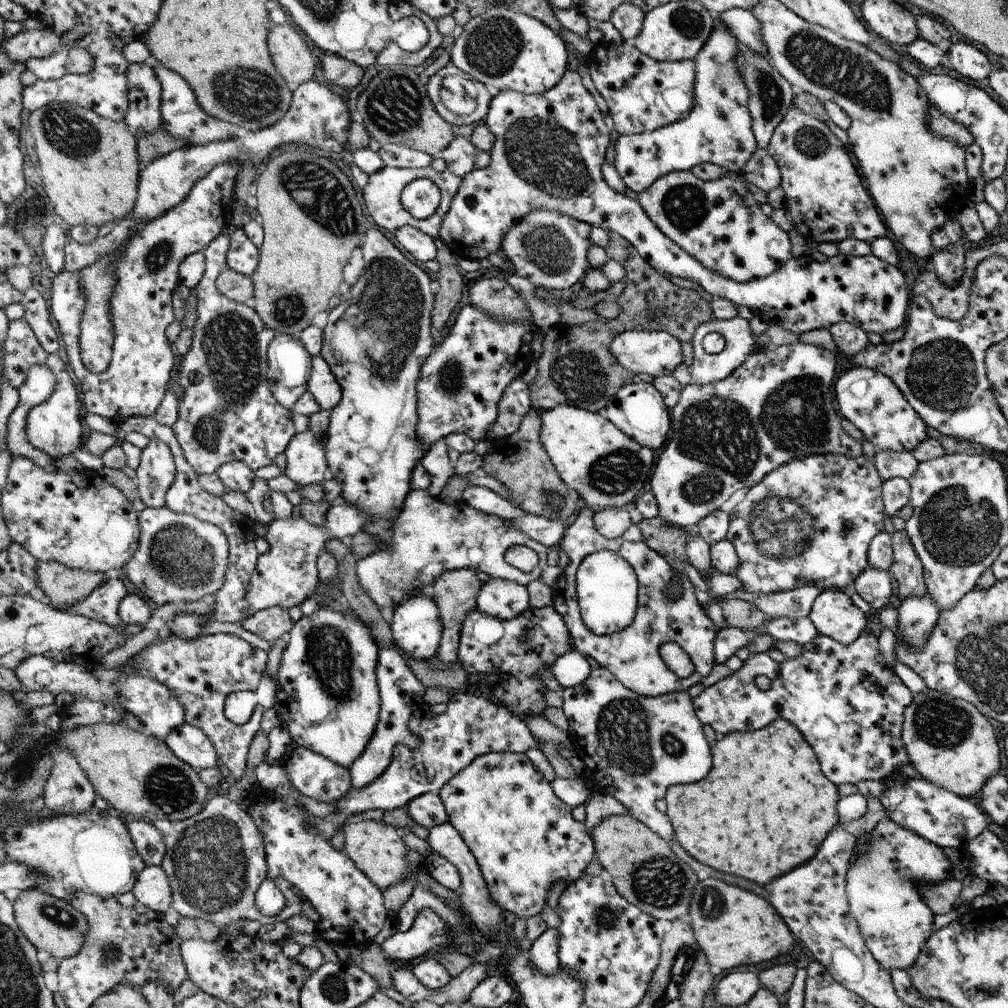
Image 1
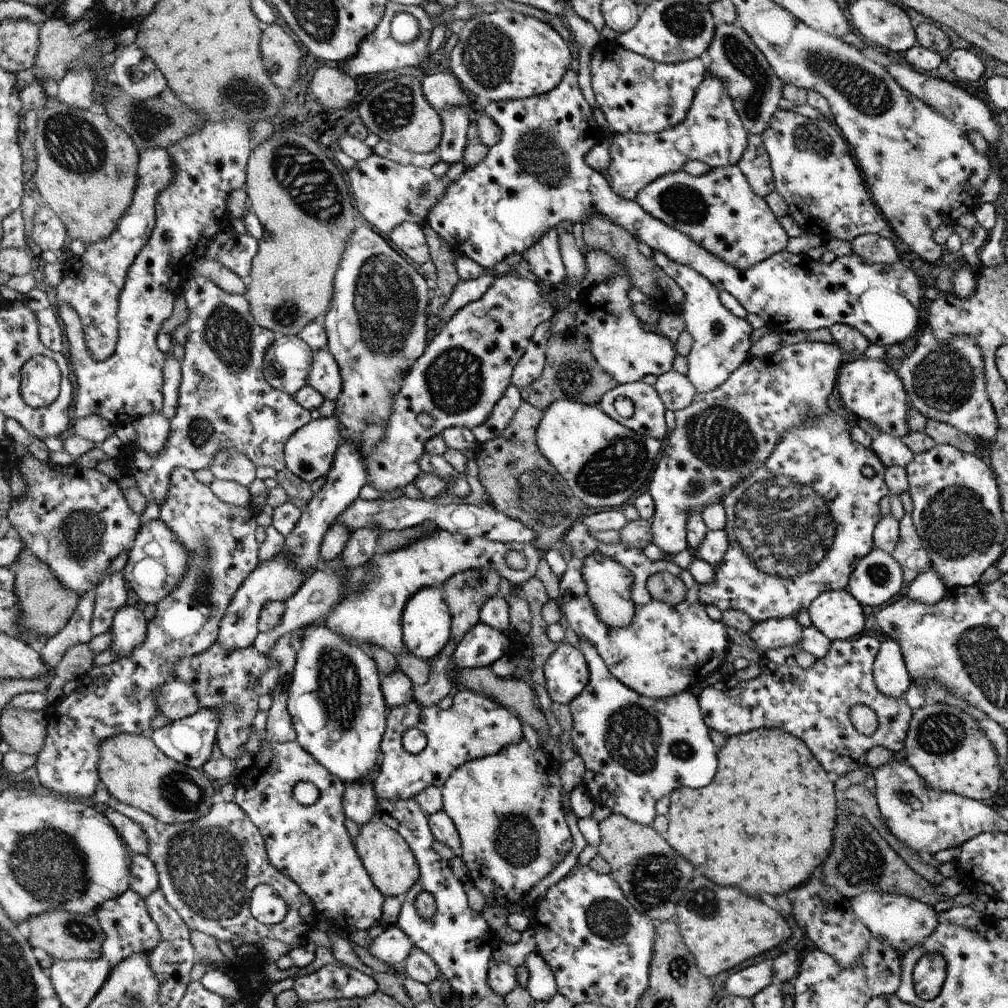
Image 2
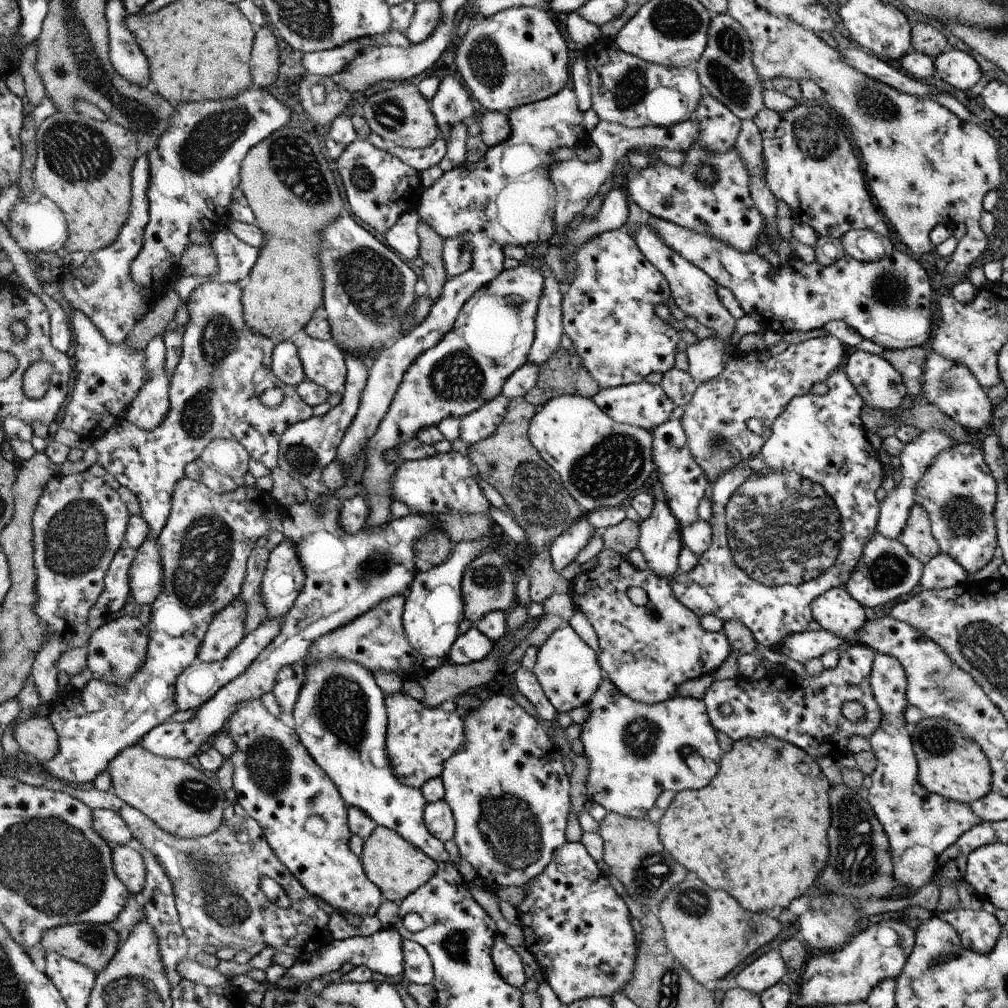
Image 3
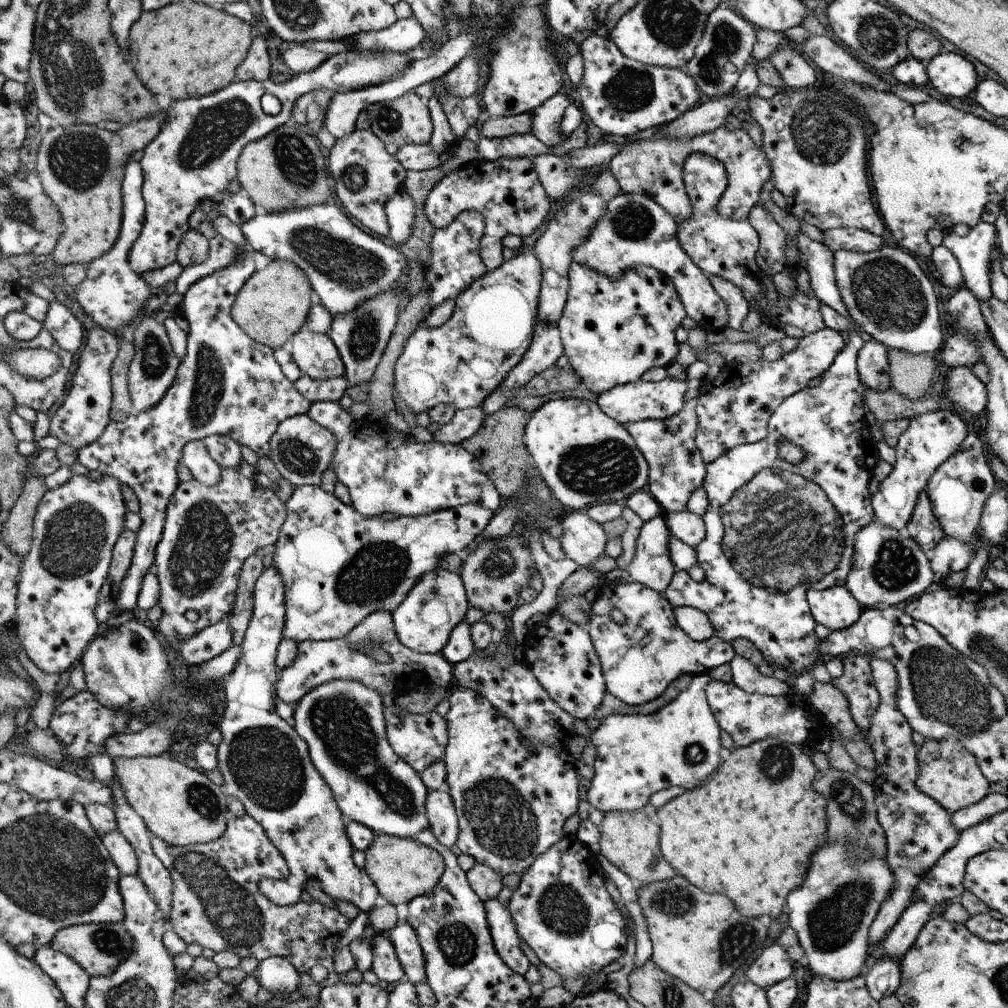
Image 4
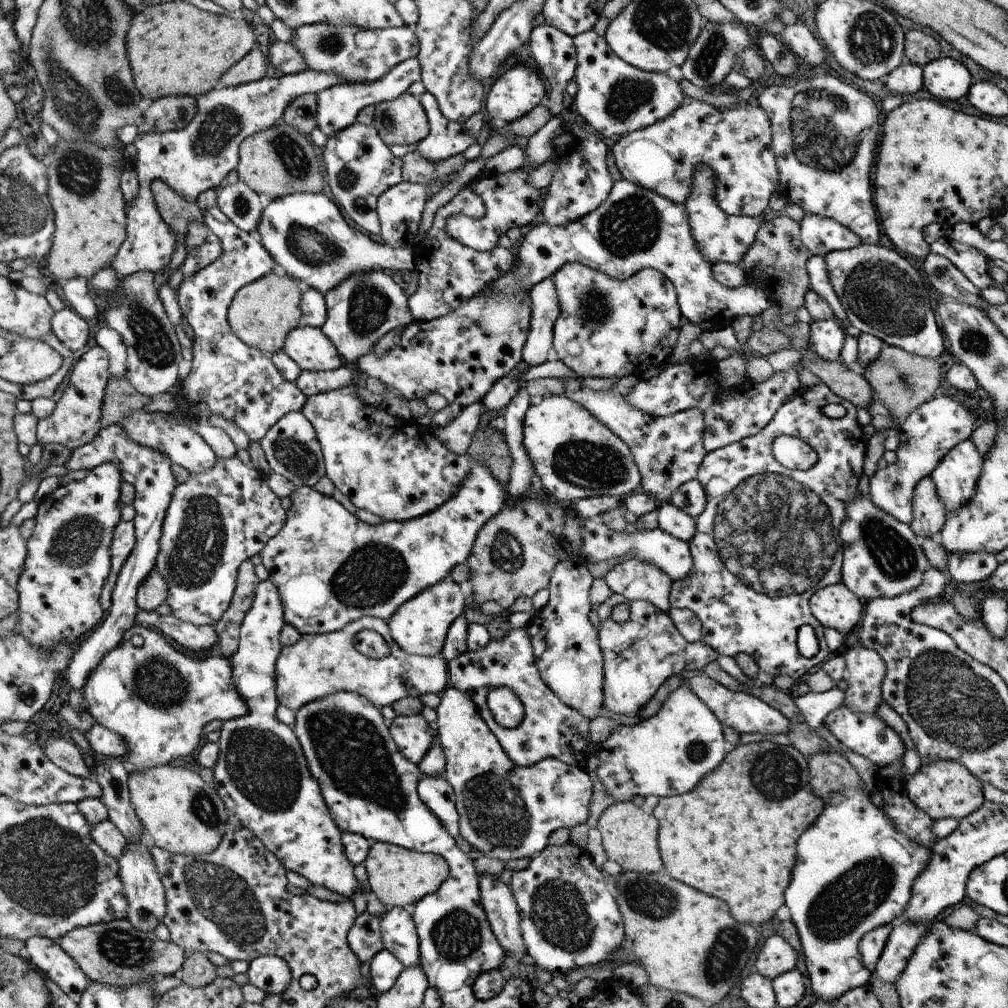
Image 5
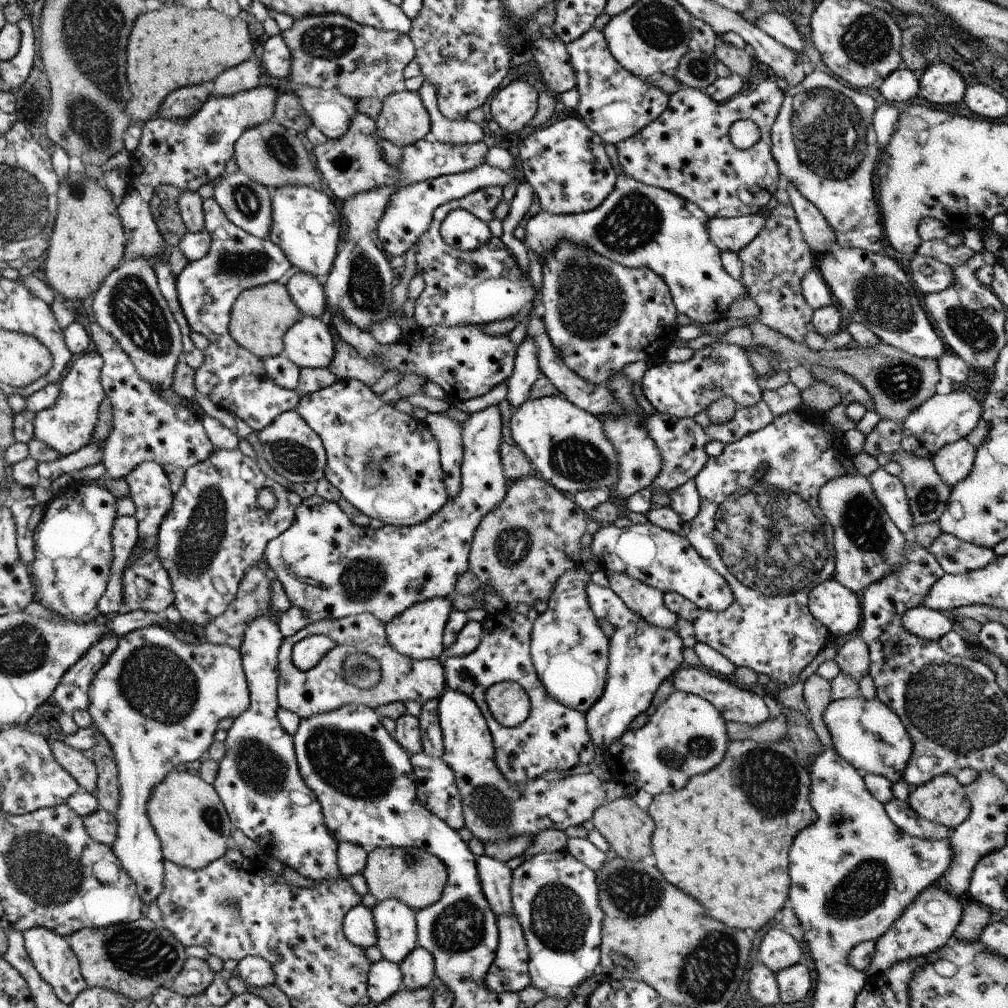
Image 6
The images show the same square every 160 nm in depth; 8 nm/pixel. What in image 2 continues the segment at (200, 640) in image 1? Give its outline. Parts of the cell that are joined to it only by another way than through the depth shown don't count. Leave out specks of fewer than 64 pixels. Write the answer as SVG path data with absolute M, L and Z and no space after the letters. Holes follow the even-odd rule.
M214 643L199 655L180 659L175 668L178 682L195 690L200 709L219 711L220 720L216 744L224 757L236 760L244 754L244 744L250 738L250 726L258 712L258 693L255 692L259 678L271 667L271 658L261 653L253 644L245 649L227 649L222 643Z

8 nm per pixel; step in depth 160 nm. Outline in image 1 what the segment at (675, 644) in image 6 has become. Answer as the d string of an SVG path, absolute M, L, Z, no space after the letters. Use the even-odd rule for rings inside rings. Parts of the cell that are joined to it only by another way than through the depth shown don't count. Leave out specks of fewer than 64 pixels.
M586 504L579 510L577 517L574 517L566 526L566 531L560 544L561 548L567 552L570 562L566 568L563 568L563 572L551 587L553 590L552 605L556 609L556 612L559 612L560 616L563 616L563 619L566 621L576 651L583 653L585 657L591 656L598 662L600 667L610 670L622 684L632 689L632 692L639 693L640 696L645 697L659 697L667 695L668 693L679 693L682 692L682 690L688 690L692 684L698 684L698 682L701 682L702 679L706 679L707 676L711 674L712 667L716 664L714 642L721 628L720 624L716 624L716 620L712 620L712 616L708 616L708 608L704 608L704 604L696 598L696 590L700 592L700 588L696 588L696 584L692 584L686 574L678 575L668 560L660 553L657 553L655 549L650 548L645 542L635 543L626 541L622 537L608 539L600 534L594 525L594 512ZM598 551L612 551L620 554L622 558L629 560L630 564L634 566L639 580L638 610L634 623L632 623L631 626L623 628L622 631L605 635L597 635L586 629L586 626L584 626L580 618L576 598L576 571L578 570L578 565L588 554ZM674 576L679 576L679 588L681 589L680 596L675 599L670 598L667 593L669 582ZM664 643L679 644L682 650L688 654L694 667L693 673L689 677L683 679L668 670L668 667L664 664L659 653L659 648Z

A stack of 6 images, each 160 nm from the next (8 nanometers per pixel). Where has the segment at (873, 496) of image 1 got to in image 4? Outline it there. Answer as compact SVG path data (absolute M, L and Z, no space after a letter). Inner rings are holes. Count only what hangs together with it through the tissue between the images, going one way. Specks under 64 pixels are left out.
M801 233L797 234L797 246L799 247L799 258L804 262L804 266L806 266L805 270L808 271L810 276L810 285L812 291L814 291L813 295L818 296L824 302L824 305L835 309L836 312L840 313L840 316L844 316L846 320L850 320L852 326L846 330L849 333L848 341L846 346L844 346L842 354L831 365L831 369L822 376L822 382L820 382L819 386L816 388L804 388L804 391L799 391L793 395L775 412L770 419L768 438L764 438L760 443L742 444L740 447L732 448L732 451L724 452L723 456L720 456L719 459L710 462L706 466L703 488L709 499L709 506L706 514L702 516L706 536L694 548L697 556L697 566L704 570L704 580L702 582L694 582L687 571L676 571L671 585L667 588L667 591L662 593L674 607L688 606L702 610L708 616L708 620L710 620L712 628L714 628L715 636L718 636L720 640L730 643L734 643L738 639L750 640L760 650L763 660L768 662L769 665L774 665L776 668L782 666L791 672L793 676L800 675L800 670L804 670L806 666L810 666L814 660L818 660L821 656L821 639L816 636L818 622L812 617L807 593L811 590L824 591L825 589L847 583L847 577L854 567L855 541L858 539L859 532L865 527L868 527L868 524L871 524L872 520L874 520L875 510L872 510L874 504L870 504L868 484L870 484L870 478L873 478L874 467L878 464L878 460L881 460L880 456L878 456L876 442L872 440L871 428L866 418L868 412L867 406L864 404L864 390L866 390L866 387L859 380L858 358L860 348L863 348L864 344L860 336L861 329L850 318L850 312L846 310L846 304L840 298L840 292L838 291L838 286L836 286L833 253L826 248L824 243L810 240L808 236ZM784 438L789 439L798 448L802 448L804 460L798 466L792 466L790 462L782 460L778 455L774 440Z

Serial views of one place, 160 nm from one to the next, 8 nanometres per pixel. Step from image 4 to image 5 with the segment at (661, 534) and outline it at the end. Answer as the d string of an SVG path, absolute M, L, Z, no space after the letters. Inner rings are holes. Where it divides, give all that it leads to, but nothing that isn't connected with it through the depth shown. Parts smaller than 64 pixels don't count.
M628 559L615 565L604 579L610 590L621 594L628 604L643 600L670 613L670 594L674 581L657 566L638 559Z

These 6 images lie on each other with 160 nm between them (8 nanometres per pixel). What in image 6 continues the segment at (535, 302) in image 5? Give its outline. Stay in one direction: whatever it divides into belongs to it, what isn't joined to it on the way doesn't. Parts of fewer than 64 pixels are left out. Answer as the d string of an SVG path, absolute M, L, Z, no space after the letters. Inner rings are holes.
M526 337L518 345L516 366L512 378L508 382L509 387L505 398L514 411L530 399L531 388L542 374L538 354L539 349L532 337Z

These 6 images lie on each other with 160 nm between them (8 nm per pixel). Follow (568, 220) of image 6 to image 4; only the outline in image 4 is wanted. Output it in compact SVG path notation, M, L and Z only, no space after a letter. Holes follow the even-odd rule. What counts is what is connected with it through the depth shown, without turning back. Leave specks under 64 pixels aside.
M628 192L607 203L606 214L600 218L600 222L596 222L586 242L576 248L572 262L587 265L612 280L622 278L624 272L639 266L656 268L674 282L688 317L696 321L699 328L706 332L722 332L730 323L728 306L716 292L707 274L680 245L679 228L680 223L676 218L654 197ZM526 250L504 262L495 271L488 271L481 279L471 284L455 300L451 320L442 326L422 324L416 328L406 344L393 371L393 388L396 394L418 415L431 411L436 404L452 404L456 409L477 408L488 396L499 389L500 384L523 361L530 350L539 317L539 295L542 291L543 262L536 250Z

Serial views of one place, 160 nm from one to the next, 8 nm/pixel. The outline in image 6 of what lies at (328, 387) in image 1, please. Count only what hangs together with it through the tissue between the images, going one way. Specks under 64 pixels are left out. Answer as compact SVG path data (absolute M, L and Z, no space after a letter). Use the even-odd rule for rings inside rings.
M302 315L287 331L283 350L301 369L326 368L335 358L336 338L327 319Z

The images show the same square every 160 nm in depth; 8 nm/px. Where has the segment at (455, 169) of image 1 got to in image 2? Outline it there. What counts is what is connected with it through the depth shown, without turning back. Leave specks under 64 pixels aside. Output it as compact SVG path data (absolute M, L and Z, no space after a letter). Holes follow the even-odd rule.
M452 109L438 112L443 121L443 140L438 146L441 160L449 165L460 163L464 156L466 132L468 125L468 109Z

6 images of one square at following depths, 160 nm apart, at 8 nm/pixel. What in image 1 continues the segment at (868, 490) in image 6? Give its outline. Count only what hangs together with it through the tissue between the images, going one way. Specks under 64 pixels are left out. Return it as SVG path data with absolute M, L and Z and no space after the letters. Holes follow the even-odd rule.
M869 566L866 571L859 575L859 578L852 584L855 592L858 593L871 608L884 608L890 602L892 596L892 580L886 571L875 569Z

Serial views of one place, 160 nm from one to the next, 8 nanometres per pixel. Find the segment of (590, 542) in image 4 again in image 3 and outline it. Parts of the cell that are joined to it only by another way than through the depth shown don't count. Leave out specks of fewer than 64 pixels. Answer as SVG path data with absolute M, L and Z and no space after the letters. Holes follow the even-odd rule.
M584 515L558 538L553 540L549 546L549 555L552 568L560 573L570 562L572 562L590 536L598 532L586 519Z

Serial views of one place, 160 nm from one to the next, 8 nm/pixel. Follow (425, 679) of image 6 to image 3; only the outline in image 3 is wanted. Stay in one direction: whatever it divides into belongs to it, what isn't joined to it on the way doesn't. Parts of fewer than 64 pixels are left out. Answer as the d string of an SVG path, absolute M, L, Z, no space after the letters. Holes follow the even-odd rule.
M406 594L392 595L384 599L372 610L360 615L354 622L347 626L338 627L319 636L311 644L306 663L326 659L341 658L363 665L372 672L396 672L402 680L418 680L422 676L435 671L442 666L444 660L421 655L407 639L403 627L403 608L406 606Z

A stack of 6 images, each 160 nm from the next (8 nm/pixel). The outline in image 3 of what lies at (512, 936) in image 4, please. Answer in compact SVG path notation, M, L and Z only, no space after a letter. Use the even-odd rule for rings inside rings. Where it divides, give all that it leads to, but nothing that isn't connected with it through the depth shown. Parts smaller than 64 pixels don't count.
M502 936L496 938L491 956L498 972L509 985L516 988L524 985L527 979L524 973L525 964L522 963L520 956L514 951L512 946L504 941Z

